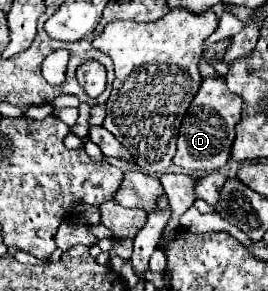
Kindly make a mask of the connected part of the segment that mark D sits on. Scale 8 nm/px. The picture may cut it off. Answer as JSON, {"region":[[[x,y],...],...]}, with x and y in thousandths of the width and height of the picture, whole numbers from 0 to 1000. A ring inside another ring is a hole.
{"region":[[[765,268],[743,302],[743,323],[728,330],[720,357],[705,364],[675,419],[646,564],[705,591],[795,591],[832,577],[862,543],[877,433],[899,412],[899,364],[907,364],[907,337],[854,316],[832,268]]]}

